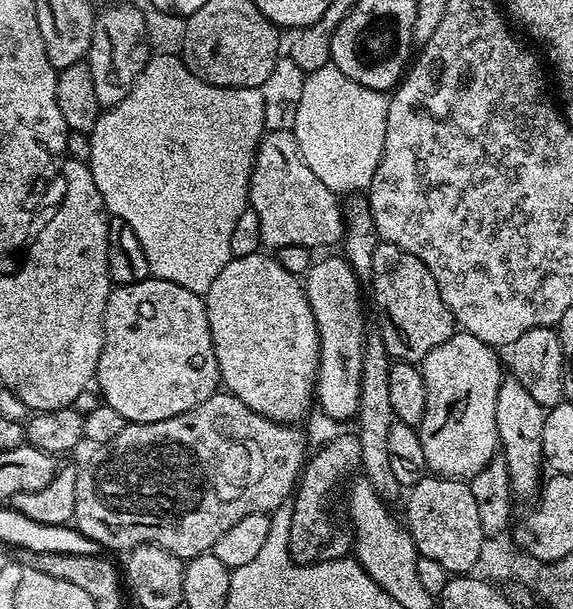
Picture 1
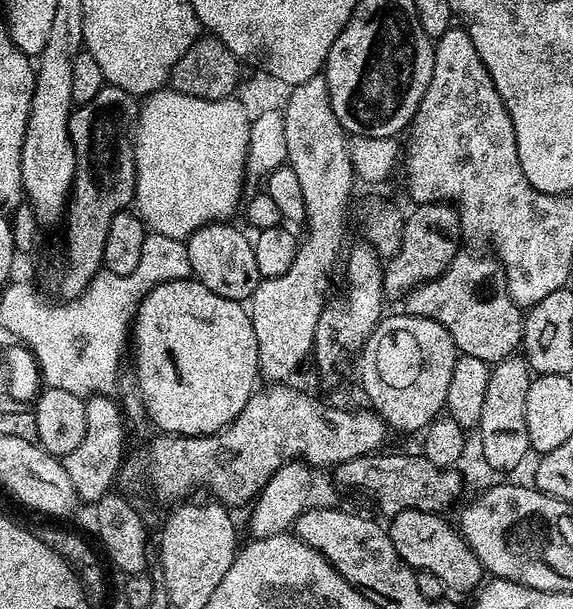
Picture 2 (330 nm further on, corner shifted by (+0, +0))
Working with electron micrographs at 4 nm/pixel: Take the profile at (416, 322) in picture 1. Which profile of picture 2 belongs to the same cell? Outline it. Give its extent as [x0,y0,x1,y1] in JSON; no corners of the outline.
[384,202,461,298]

